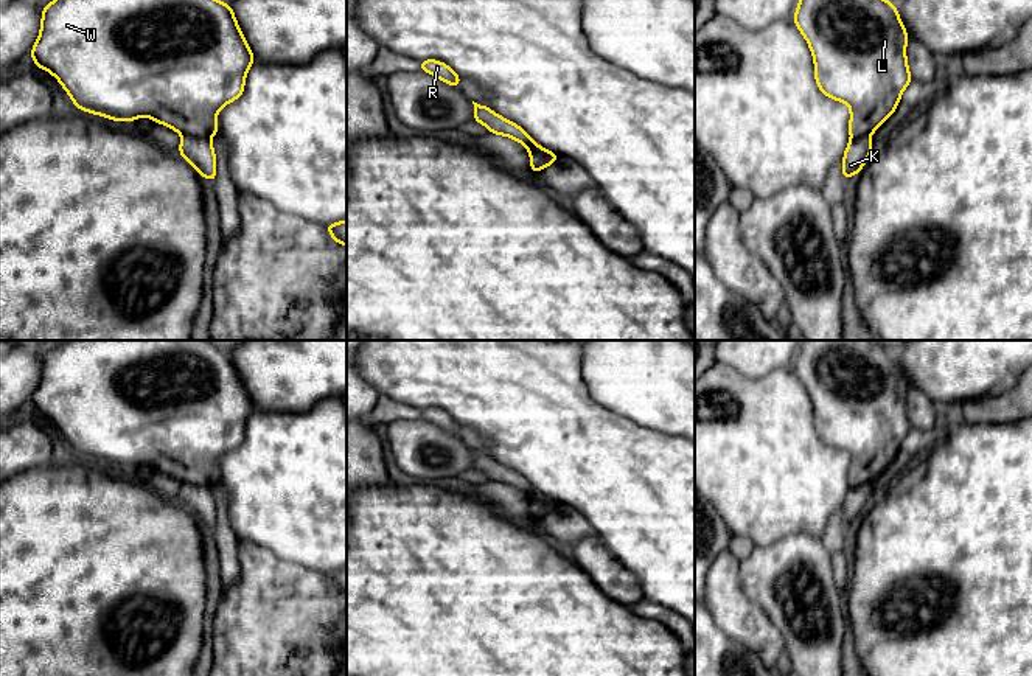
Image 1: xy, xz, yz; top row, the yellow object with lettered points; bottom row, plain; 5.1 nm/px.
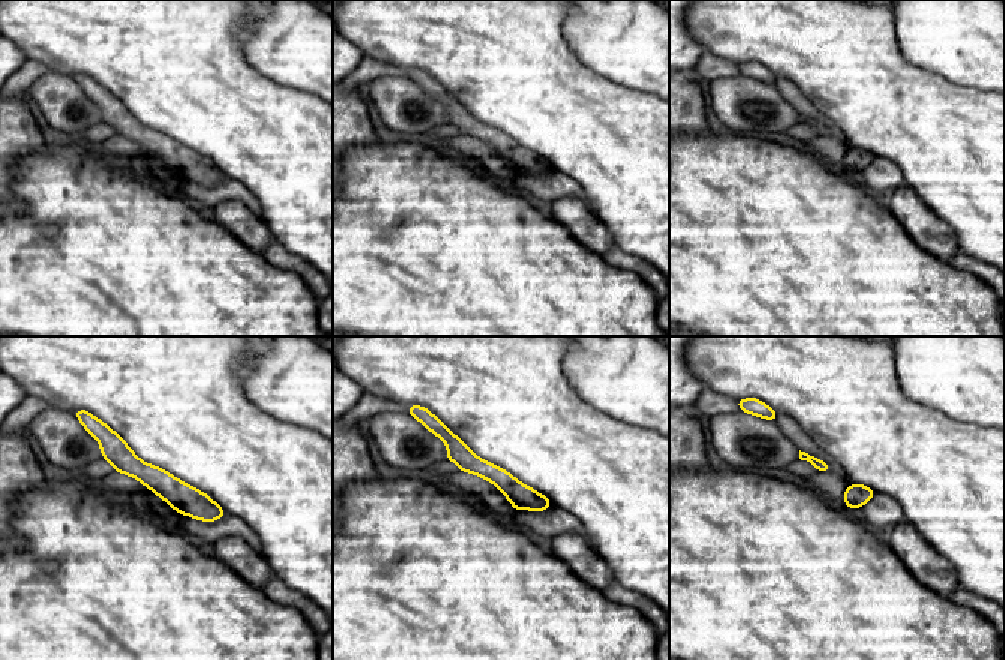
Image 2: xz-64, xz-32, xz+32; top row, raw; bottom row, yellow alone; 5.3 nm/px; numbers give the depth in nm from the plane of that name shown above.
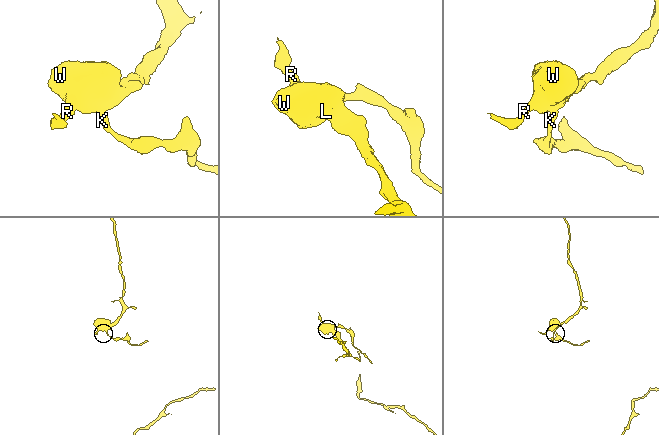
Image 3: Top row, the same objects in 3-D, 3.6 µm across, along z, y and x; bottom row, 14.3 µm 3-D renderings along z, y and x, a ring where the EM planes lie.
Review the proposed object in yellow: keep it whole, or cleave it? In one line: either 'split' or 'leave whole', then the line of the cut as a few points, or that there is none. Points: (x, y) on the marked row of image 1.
split; cut xz (530, 151), (550, 154), (555, 159)

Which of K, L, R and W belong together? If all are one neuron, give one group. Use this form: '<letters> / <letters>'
K / L R W

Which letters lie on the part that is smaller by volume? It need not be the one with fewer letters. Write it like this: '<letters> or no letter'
K

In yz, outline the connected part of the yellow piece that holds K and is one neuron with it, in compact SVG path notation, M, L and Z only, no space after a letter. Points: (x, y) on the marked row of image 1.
M870 135L850 138L842 157L842 177L847 180L850 176L858 176L872 154L873 146Z

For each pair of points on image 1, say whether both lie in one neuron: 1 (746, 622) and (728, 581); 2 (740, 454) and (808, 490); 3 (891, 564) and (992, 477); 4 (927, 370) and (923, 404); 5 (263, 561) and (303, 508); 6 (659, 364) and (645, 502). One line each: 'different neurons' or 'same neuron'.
1: same neuron
2: same neuron
3: same neuron
4: different neurons
5: different neurons
6: different neurons

